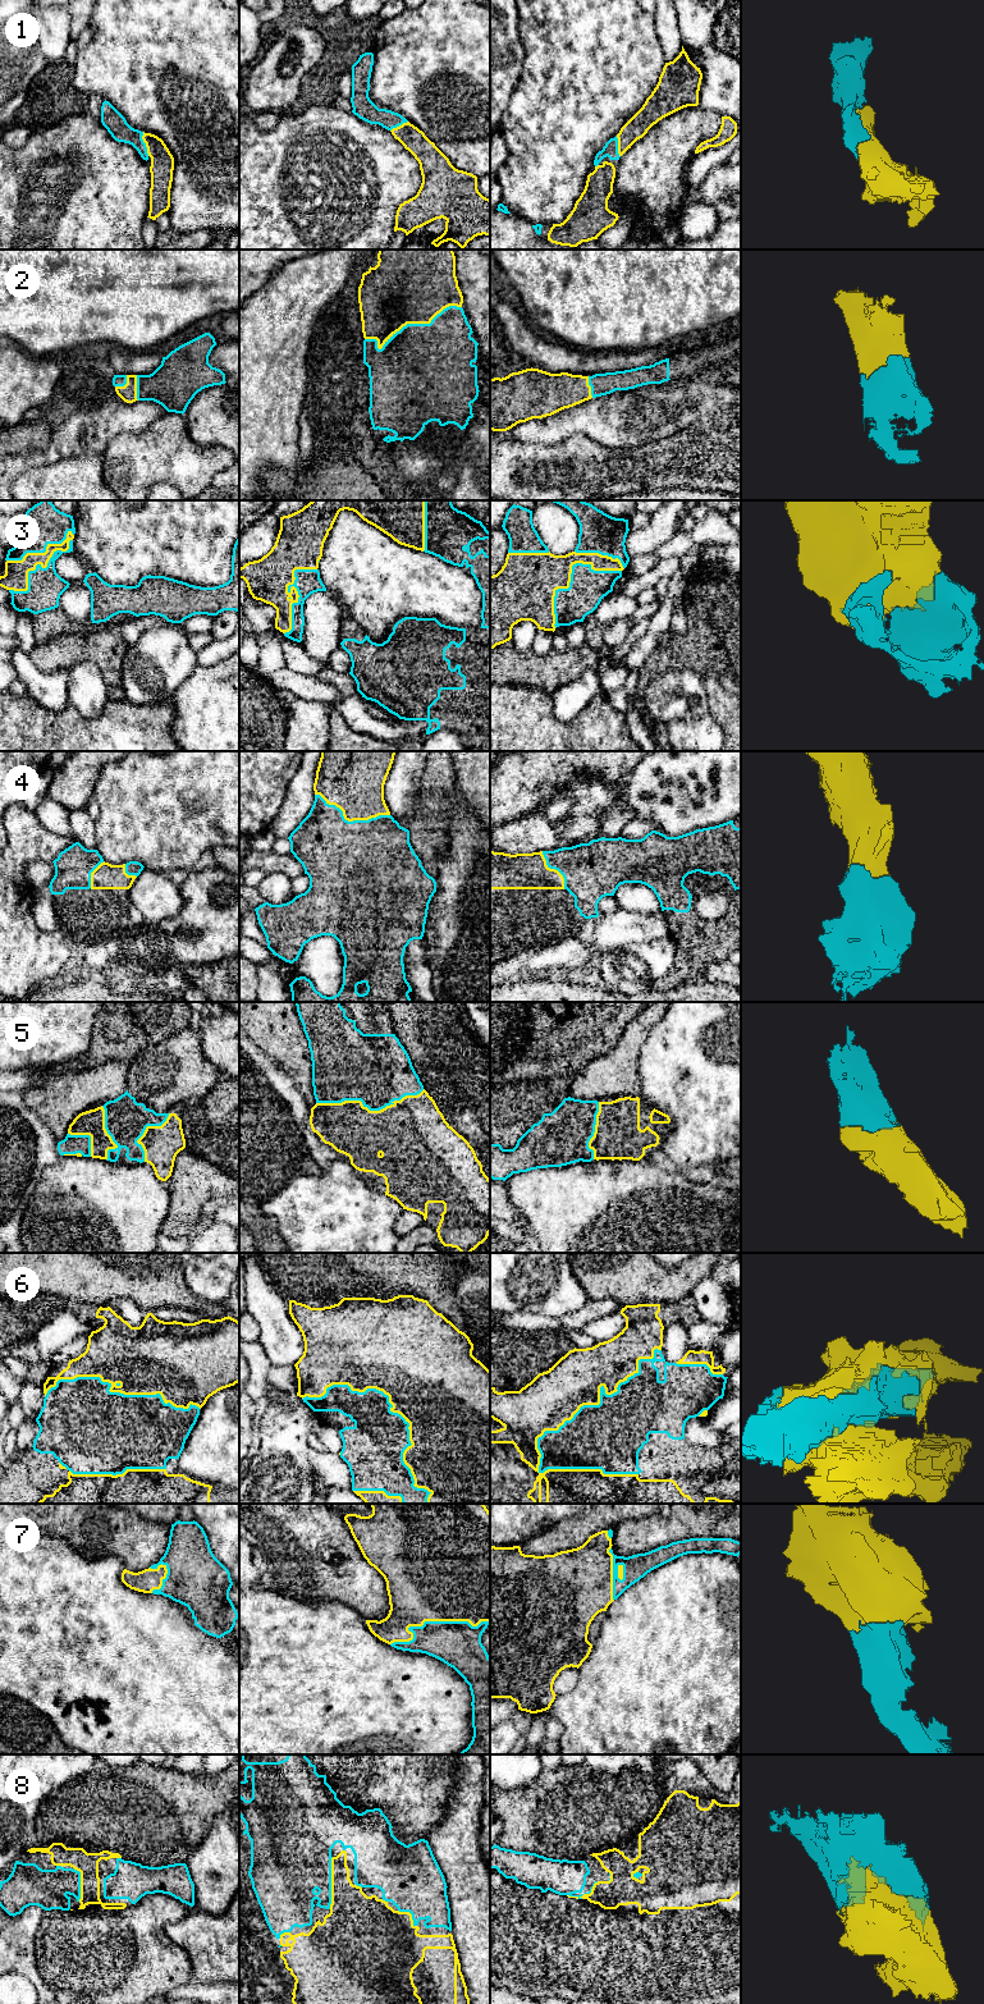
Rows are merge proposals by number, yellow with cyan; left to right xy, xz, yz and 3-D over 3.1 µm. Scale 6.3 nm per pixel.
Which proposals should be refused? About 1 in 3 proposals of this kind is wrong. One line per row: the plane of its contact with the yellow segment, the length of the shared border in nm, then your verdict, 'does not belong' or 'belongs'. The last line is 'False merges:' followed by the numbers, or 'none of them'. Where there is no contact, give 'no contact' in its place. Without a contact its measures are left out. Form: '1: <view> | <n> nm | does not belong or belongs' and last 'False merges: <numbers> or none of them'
1: xy | 160 nm | belongs
2: xz | 650 nm | belongs
3: yz | 550 nm | belongs
4: xz | 500 nm | belongs
5: xz | 700 nm | belongs
6: yz | 1100 nm | belongs
7: xz | 650 nm | belongs
8: xz | 320 nm | belongs
False merges: none of them

